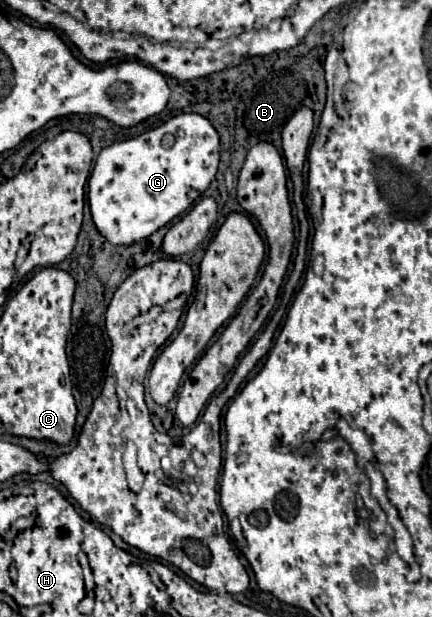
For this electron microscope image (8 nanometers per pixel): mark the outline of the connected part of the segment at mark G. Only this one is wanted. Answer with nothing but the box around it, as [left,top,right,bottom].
[88,112,220,244]

